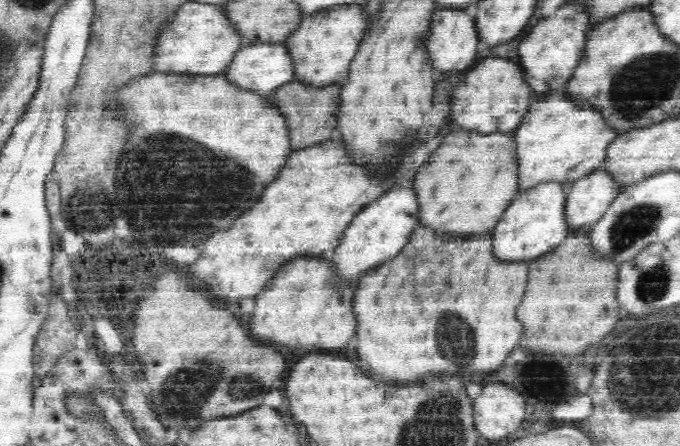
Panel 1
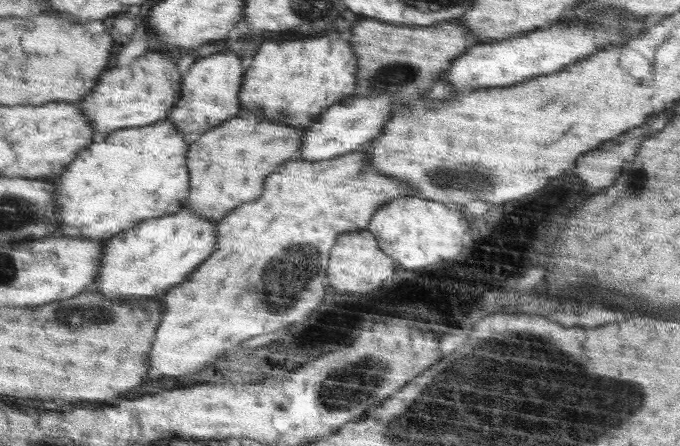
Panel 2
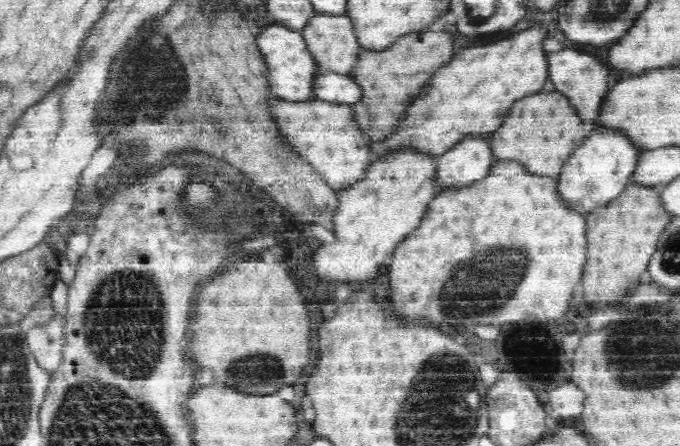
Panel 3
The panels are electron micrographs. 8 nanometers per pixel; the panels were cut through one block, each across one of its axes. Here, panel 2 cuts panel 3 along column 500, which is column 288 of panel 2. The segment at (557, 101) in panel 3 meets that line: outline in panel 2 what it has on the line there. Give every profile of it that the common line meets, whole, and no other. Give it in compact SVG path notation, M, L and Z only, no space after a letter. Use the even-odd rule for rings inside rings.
M244 114L242 118L231 118L214 129L192 137L188 152L192 188L189 190L190 198L185 200L183 207L216 223L240 204L256 201L262 196L268 177L278 172L281 165L297 158L304 131L286 126L279 118Z

